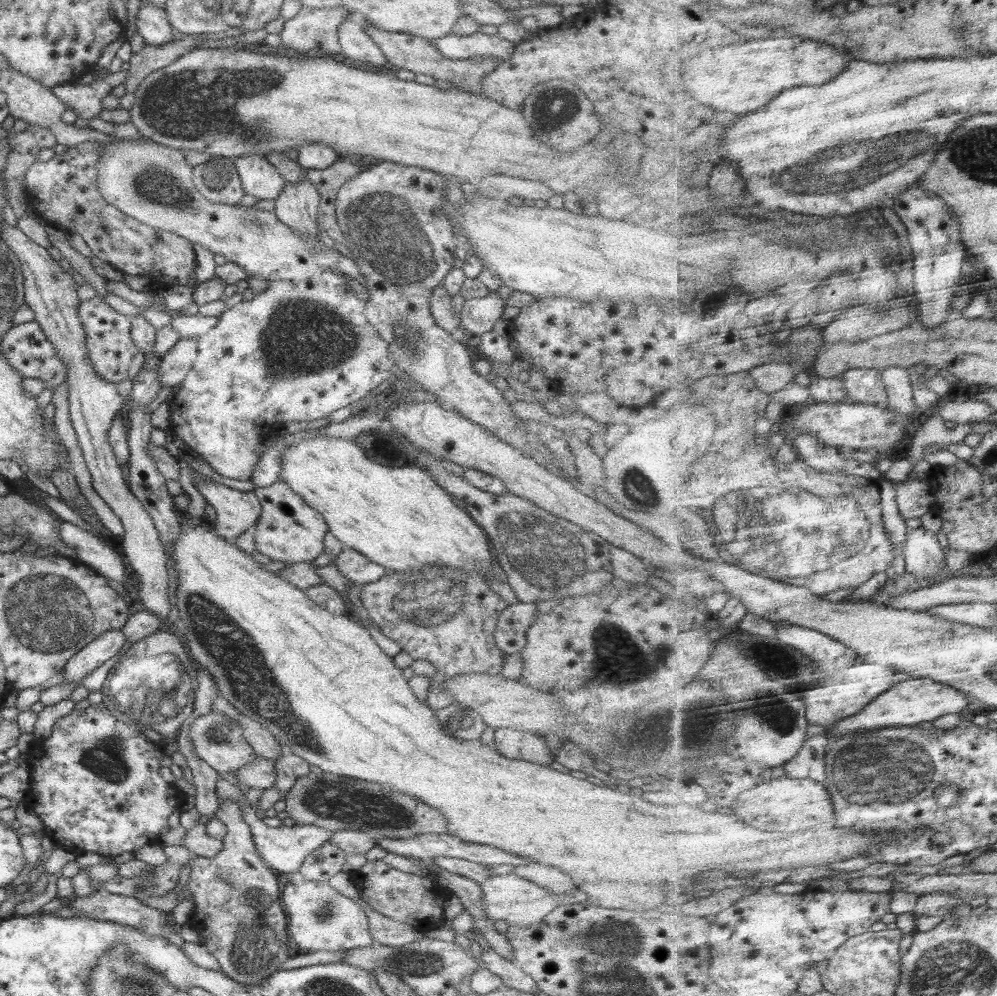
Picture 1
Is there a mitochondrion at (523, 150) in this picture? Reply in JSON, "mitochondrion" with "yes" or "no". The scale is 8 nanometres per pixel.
{"mitochondrion":"no"}

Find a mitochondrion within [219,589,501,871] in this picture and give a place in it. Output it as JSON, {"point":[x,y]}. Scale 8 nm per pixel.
{"point":[333,800]}

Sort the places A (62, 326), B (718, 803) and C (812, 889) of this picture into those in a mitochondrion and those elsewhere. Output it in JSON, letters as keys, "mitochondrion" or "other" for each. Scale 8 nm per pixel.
{"A":"mitochondrion","B":"other","C":"other"}

